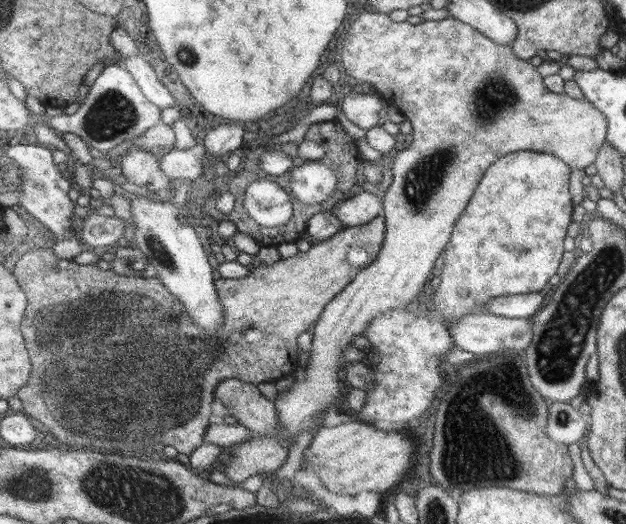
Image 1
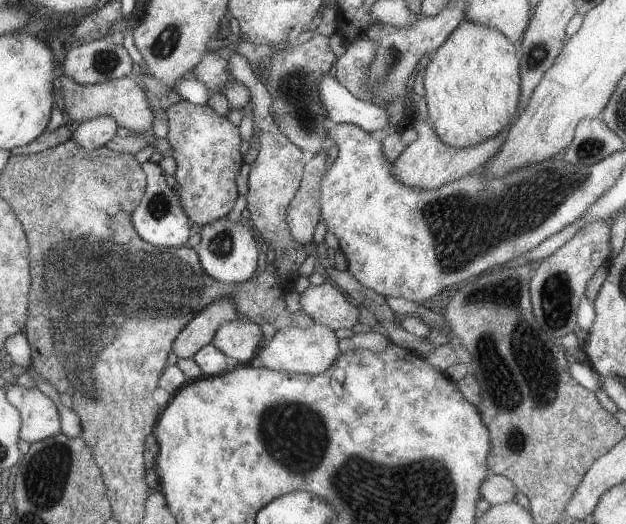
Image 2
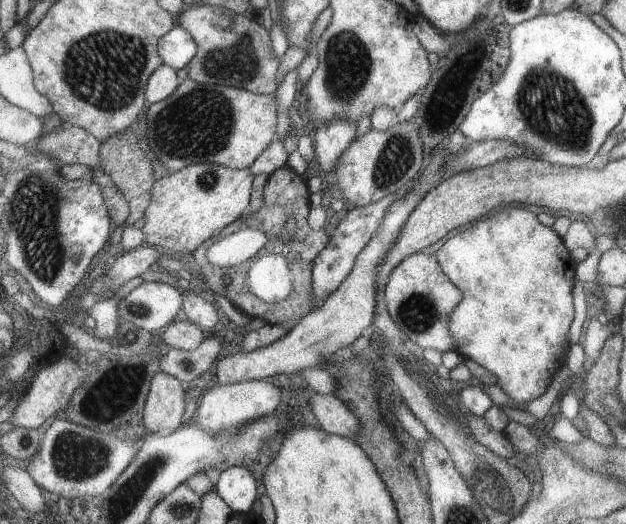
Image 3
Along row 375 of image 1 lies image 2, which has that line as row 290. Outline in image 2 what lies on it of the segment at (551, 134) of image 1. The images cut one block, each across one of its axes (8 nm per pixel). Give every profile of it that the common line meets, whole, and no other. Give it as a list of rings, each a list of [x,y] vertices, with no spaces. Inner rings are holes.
[[[327,279],[322,284],[310,285],[299,295],[300,309],[313,319],[315,324],[326,326],[329,330],[351,329],[357,324],[359,318],[359,310],[343,296],[343,292],[339,292],[335,286],[331,286]]]

